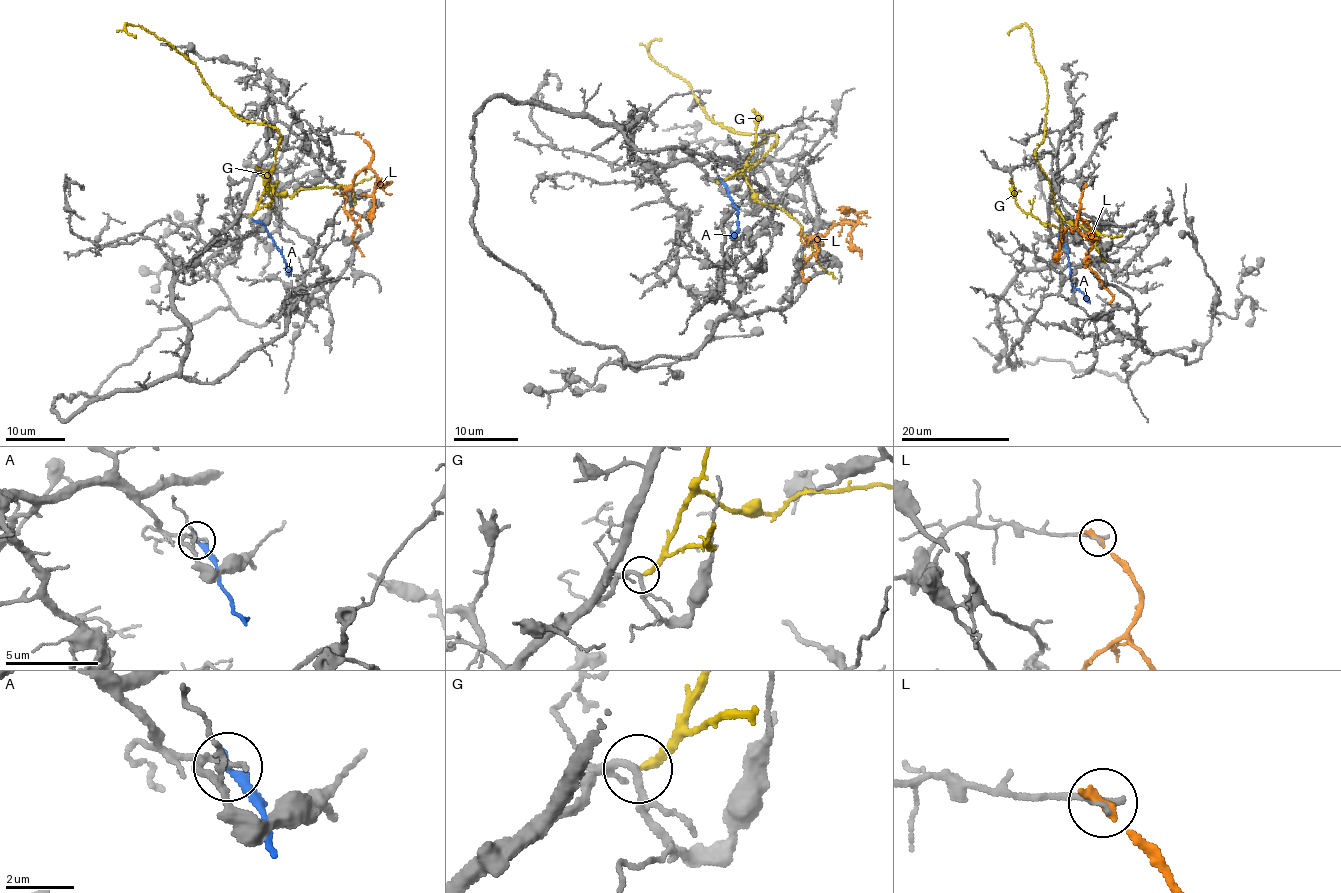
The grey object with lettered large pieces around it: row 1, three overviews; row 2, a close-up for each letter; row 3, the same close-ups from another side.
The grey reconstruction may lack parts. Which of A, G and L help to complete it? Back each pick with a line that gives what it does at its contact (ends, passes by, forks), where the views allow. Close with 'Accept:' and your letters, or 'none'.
Accept: none

